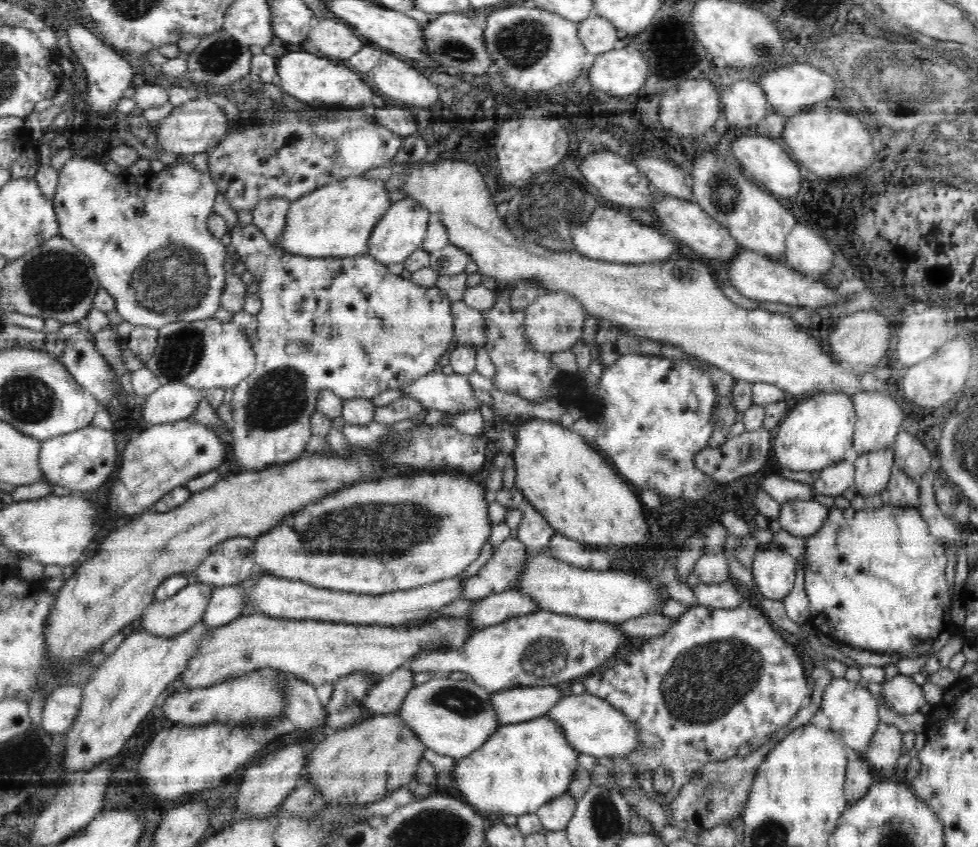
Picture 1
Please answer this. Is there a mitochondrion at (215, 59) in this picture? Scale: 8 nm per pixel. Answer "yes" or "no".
yes

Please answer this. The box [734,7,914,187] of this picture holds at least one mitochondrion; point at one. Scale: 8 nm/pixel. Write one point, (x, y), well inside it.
(763, 49)

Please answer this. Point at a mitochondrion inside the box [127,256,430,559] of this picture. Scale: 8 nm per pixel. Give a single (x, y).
(278, 398)

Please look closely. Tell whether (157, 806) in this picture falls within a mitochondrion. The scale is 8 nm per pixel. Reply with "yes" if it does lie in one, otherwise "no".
no

